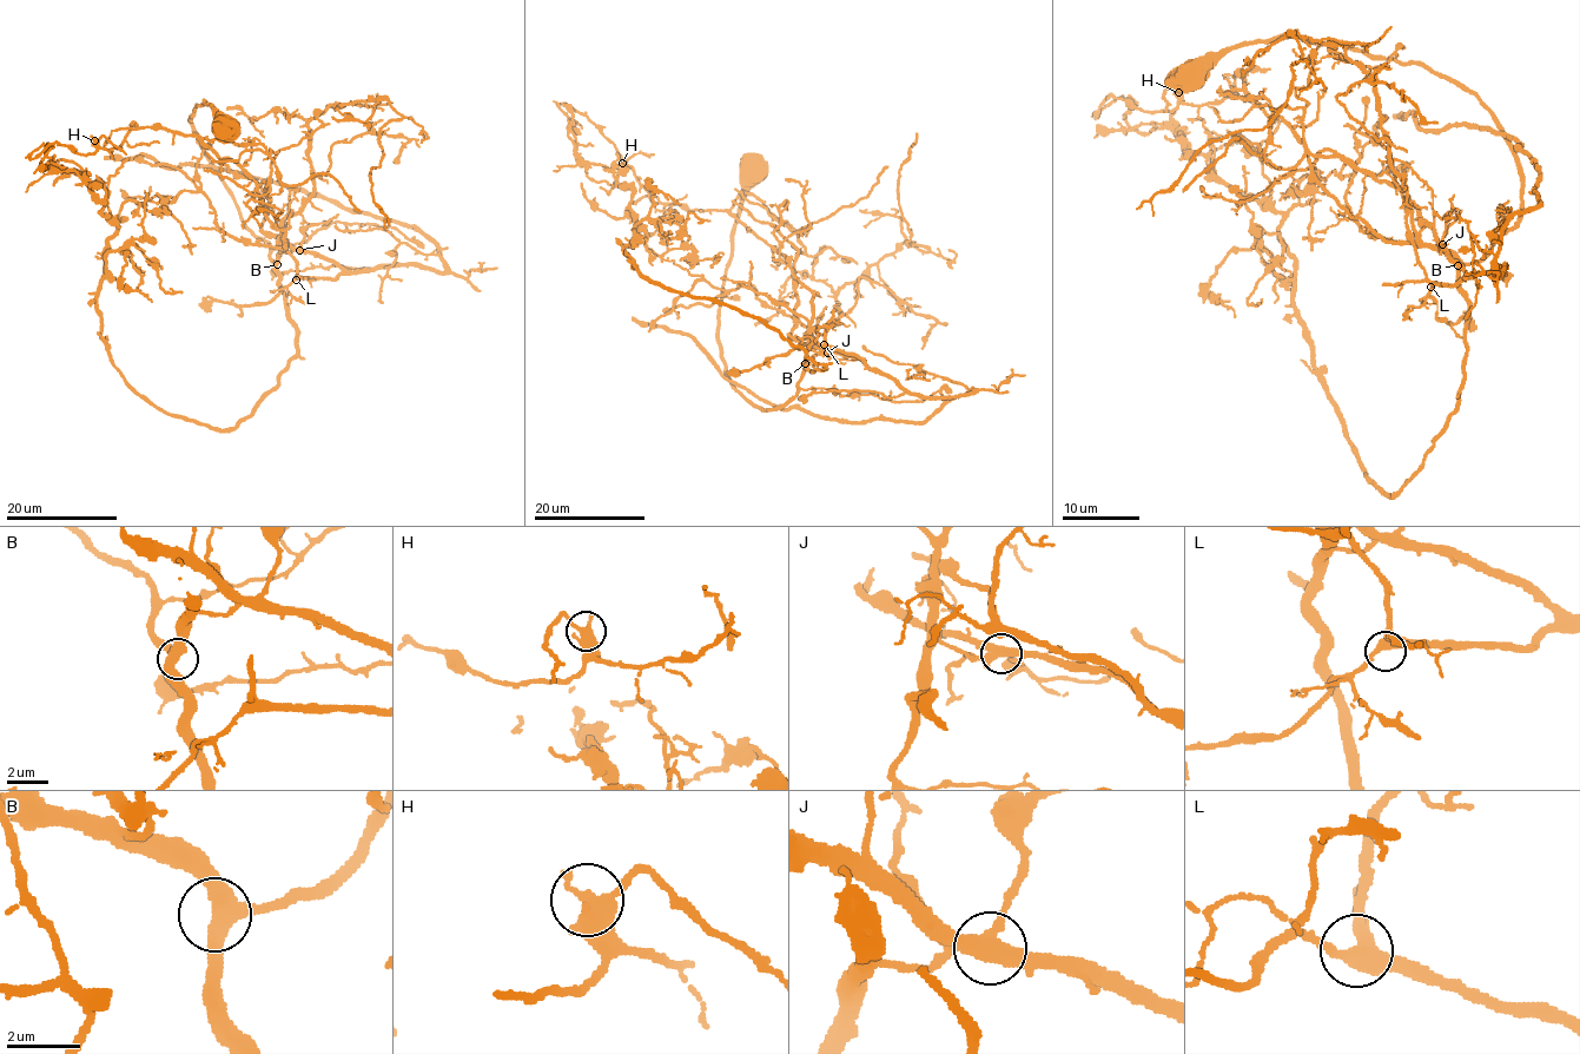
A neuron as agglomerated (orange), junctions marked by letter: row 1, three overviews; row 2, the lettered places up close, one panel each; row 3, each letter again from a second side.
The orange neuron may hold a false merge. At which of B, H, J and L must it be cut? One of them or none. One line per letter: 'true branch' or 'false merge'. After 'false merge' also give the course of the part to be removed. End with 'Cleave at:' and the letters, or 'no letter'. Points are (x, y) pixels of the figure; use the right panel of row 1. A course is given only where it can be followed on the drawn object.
B: true branch
H: true branch
J: false merge; foreign part runs (1442, 244), (1468, 275), (1505, 265), (1500, 275), (1505, 225), (1539, 204), (1536, 168), (1508, 136), (1393, 114)
L: true branch
Cleave at: J

